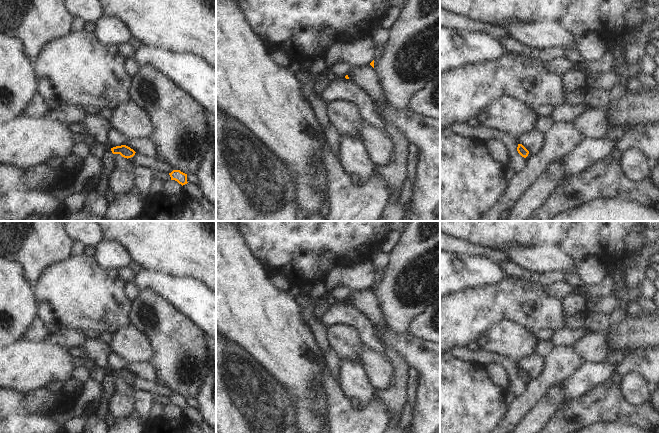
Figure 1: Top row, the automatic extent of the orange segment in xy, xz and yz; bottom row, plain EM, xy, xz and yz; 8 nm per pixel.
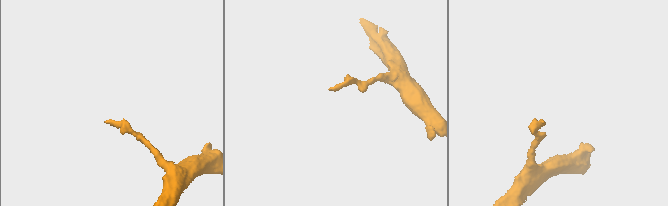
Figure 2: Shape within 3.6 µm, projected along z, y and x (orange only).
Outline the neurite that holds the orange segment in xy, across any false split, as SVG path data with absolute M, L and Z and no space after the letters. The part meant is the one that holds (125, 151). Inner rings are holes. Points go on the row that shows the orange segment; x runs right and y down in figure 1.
M126 145L111 148L113 154L120 154L124 158L131 158L135 155L135 151Z

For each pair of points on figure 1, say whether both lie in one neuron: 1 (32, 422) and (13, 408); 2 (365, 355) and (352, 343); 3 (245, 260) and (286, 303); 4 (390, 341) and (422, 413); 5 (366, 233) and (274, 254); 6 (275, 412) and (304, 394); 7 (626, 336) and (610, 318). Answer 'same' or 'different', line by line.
1: same
2: different
3: same
4: same
5: same
6: different
7: different

